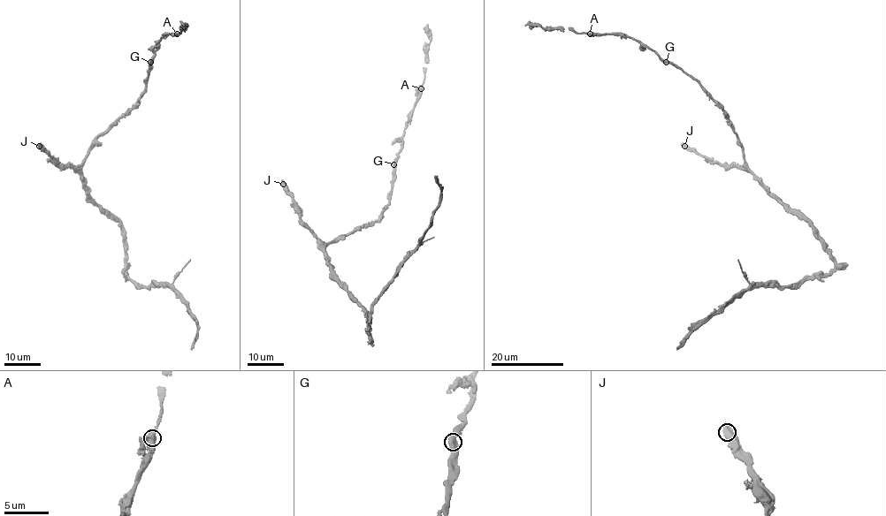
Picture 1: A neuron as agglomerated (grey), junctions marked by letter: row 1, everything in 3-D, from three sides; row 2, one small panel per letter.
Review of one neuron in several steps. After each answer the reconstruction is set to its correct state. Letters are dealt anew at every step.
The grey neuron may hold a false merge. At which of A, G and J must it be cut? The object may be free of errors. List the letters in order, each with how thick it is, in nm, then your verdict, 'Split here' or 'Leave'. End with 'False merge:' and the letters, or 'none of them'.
A: Thickness 600 nm. Leave
G: Thickness 600 nm. Leave
J: Thickness 600 nm. Leave
False merge: none of them

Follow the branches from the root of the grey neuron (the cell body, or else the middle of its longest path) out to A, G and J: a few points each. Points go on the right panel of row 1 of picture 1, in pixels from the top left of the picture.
A: (758, 178), (749, 170), (728, 113), (695, 79), (666, 64), (643, 43), (622, 35), (589, 34)
G: (758, 178), (749, 170), (742, 144), (728, 113), (695, 79), (666, 61)
J: (758, 178), (747, 170), (713, 163), (684, 146)

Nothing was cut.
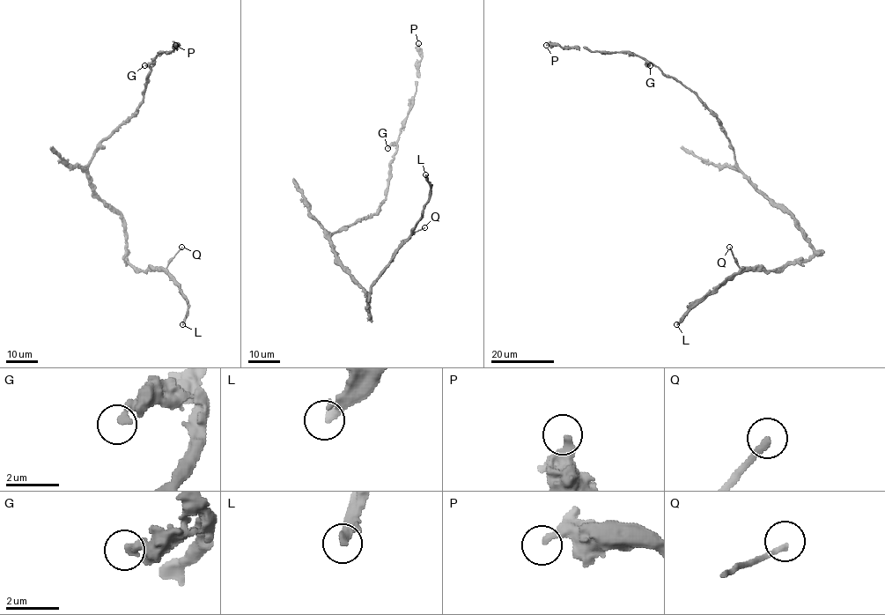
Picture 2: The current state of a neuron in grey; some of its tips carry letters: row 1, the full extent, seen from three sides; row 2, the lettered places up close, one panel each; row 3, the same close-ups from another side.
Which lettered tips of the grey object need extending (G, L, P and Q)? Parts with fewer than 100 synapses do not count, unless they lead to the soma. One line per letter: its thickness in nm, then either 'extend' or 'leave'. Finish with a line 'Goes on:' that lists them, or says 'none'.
G: 280 nm thick; leave
L: 320 nm thick; extend
P: 320 nm thick; leave
Q: 200 nm thick; leave
Goes on: L

